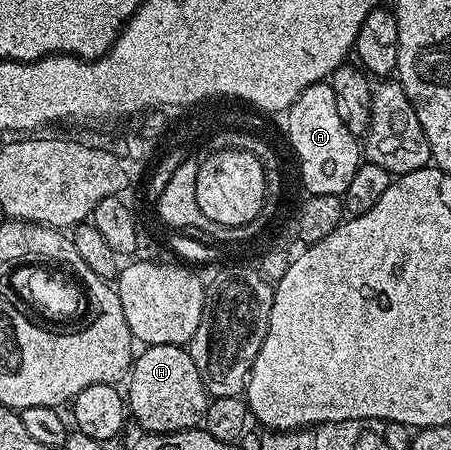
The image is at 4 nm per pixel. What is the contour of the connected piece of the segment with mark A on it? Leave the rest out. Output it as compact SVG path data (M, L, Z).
M318 81L313 87L305 87L291 108L286 110L286 117L287 141L299 160L297 171L305 176L311 189L341 195L361 164L361 145L337 112L337 98L333 96L331 84Z

